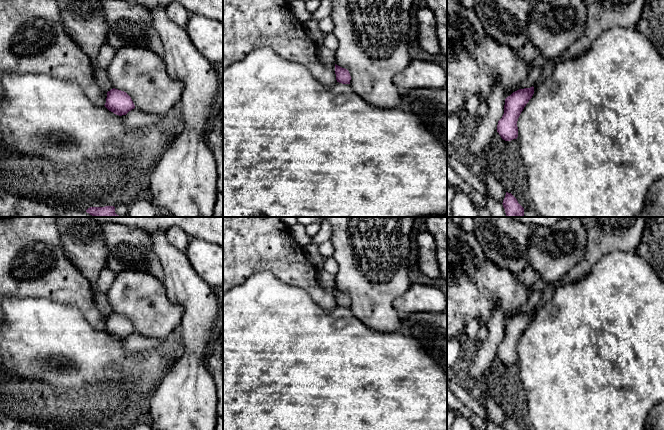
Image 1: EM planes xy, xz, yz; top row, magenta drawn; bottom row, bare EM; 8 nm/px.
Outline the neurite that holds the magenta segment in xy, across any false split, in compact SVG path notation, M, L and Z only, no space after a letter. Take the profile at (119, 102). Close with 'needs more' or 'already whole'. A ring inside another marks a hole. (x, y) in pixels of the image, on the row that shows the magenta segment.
M111 89L107 92L106 103L104 105L109 111L116 115L126 115L135 108L131 97L124 91Z | already whole

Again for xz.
M335 64L336 80L342 84L350 84L351 76L347 69Z | already whole

